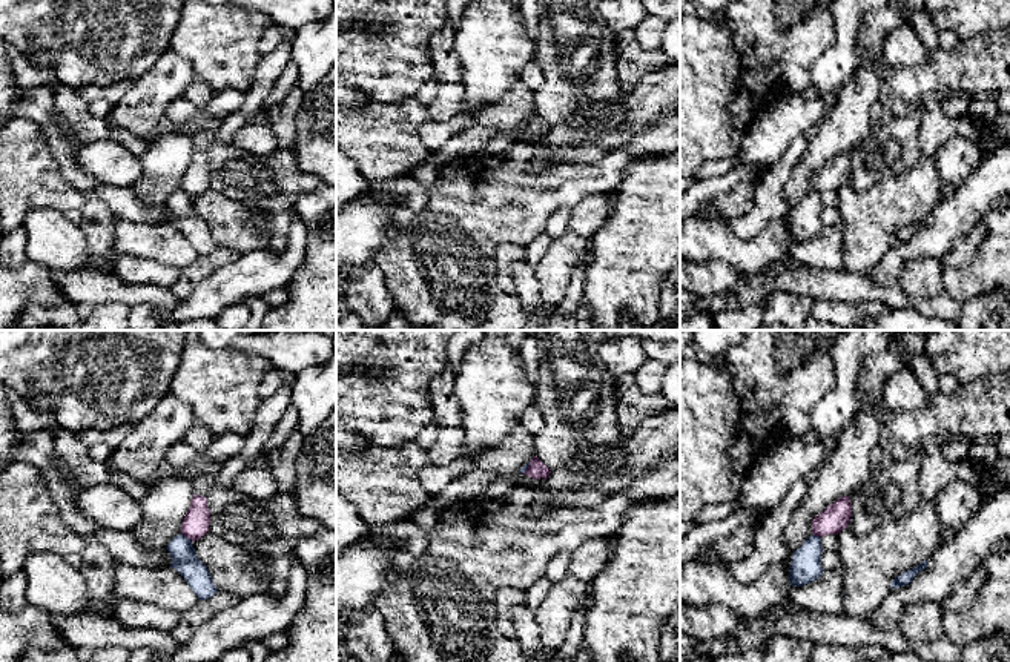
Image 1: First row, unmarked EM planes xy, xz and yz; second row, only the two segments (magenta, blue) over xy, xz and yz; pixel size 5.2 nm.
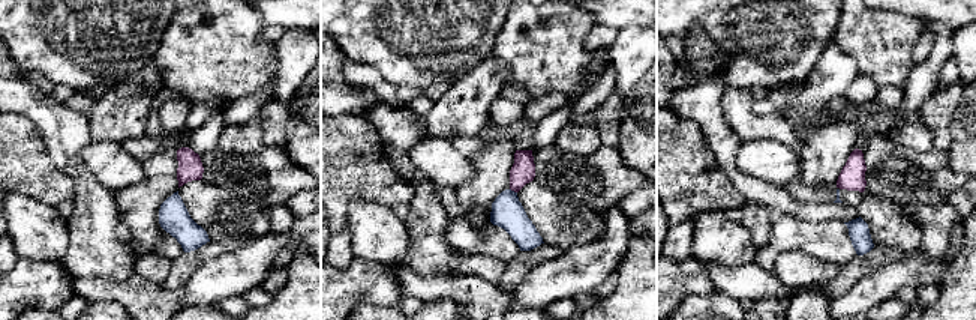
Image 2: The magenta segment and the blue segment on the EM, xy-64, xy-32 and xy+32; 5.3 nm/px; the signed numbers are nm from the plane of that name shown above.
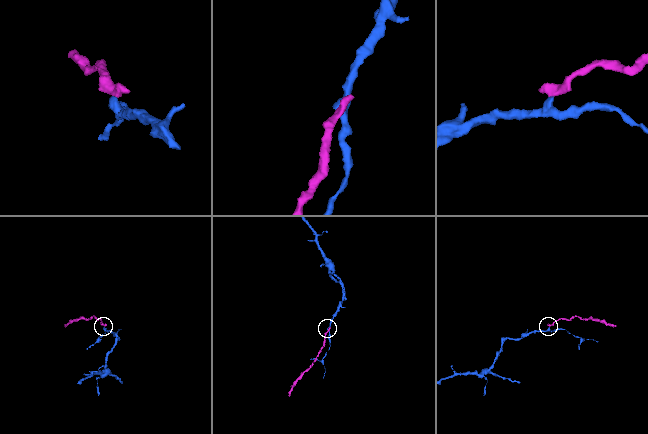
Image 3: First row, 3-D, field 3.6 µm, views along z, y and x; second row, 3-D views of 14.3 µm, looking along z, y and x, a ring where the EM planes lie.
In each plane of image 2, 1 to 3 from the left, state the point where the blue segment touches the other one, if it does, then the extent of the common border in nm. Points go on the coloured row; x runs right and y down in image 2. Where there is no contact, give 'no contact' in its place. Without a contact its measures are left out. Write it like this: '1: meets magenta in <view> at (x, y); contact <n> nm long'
1: no contact
2: meets magenta in xy-32 at (513, 190); contact 50 nm long
3: no contact

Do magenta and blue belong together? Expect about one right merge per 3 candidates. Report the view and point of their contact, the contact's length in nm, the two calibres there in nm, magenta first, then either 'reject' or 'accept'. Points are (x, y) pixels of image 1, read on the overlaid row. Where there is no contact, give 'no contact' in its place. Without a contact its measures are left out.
xy (186, 536) | 80 nm | 140/140 nm | reject

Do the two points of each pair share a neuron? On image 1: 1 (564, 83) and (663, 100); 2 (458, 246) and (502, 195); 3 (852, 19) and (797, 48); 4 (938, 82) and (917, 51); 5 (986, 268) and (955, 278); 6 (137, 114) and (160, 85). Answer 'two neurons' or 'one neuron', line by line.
1: two neurons
2: one neuron
3: two neurons
4: two neurons
5: one neuron
6: one neuron

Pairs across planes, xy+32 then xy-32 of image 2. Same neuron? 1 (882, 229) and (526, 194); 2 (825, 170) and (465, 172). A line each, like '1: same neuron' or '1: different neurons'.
1: same neuron
2: different neurons

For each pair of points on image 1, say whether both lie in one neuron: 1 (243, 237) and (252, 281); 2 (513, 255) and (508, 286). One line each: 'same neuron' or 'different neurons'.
1: different neurons
2: same neuron

